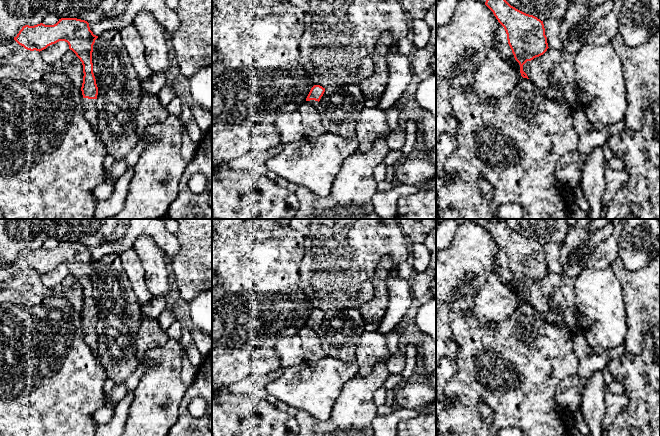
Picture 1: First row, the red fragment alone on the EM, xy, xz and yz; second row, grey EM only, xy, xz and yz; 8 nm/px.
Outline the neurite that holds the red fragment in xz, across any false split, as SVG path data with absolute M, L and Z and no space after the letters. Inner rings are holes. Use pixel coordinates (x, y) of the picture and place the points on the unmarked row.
M314 309L307 322L306 322L306 326L309 327L310 329L312 330L315 330L319 327L321 321L323 320L325 316L325 312L323 312L322 310L320 309Z

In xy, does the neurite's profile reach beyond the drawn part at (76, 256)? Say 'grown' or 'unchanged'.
grown

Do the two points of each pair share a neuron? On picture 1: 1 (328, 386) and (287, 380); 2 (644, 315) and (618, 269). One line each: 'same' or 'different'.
1: same
2: same

